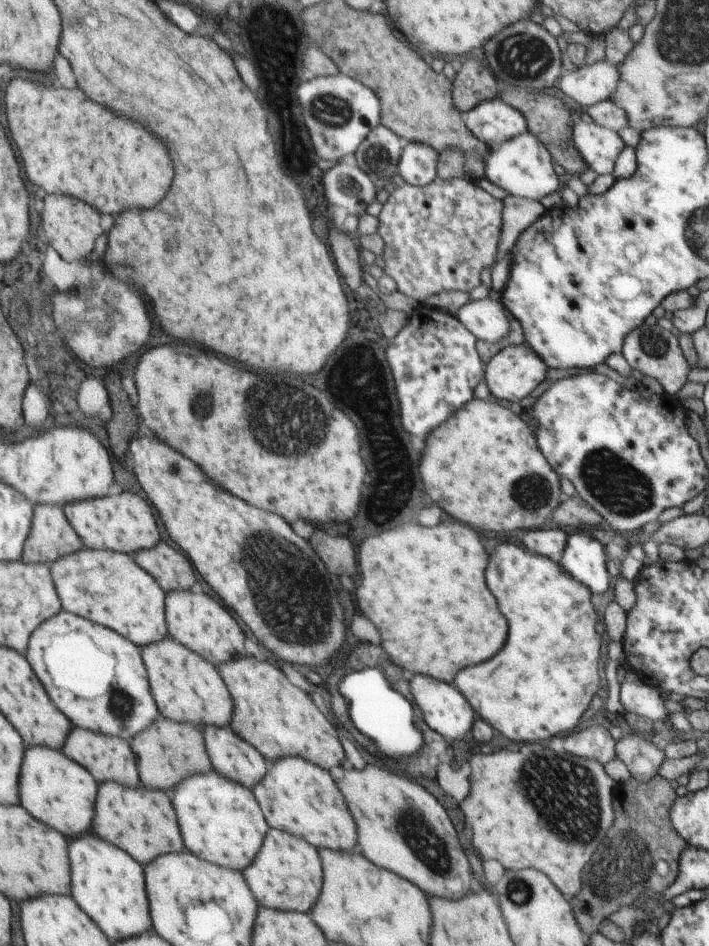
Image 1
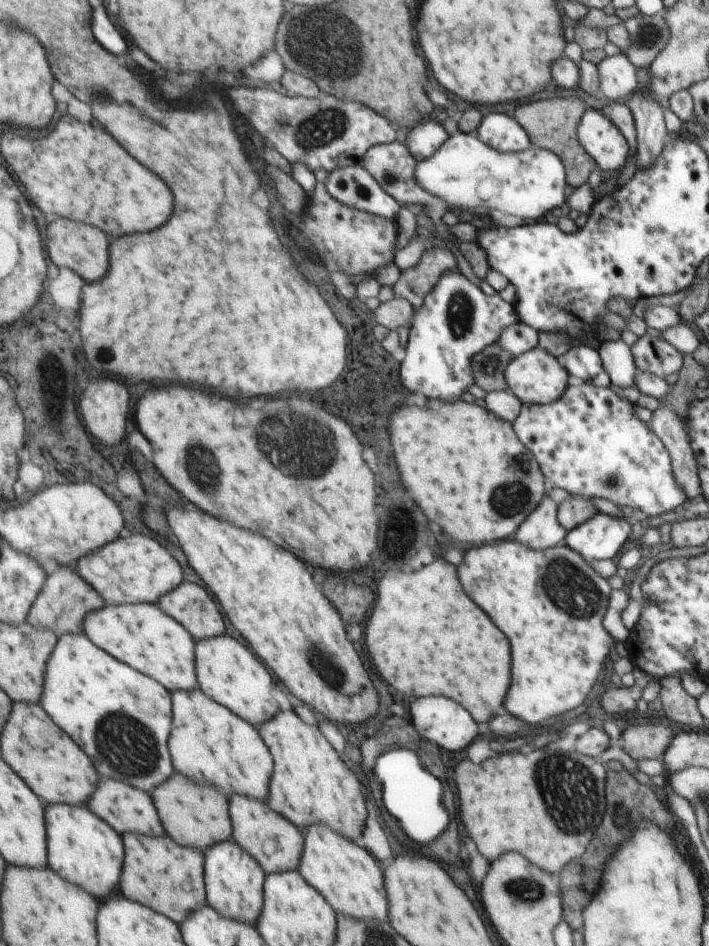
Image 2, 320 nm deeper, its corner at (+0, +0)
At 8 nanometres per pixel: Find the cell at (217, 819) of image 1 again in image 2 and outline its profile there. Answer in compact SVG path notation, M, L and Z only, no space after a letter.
M233 838L206 849L204 857L207 904L227 919L257 928L257 922L264 906L265 872L234 842Z

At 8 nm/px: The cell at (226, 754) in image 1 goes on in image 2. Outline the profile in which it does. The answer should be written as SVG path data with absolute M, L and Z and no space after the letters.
M234 795L228 800L228 804L234 842L259 864L265 876L297 870L303 855L304 834L296 825L290 824L283 816L274 812L266 801Z

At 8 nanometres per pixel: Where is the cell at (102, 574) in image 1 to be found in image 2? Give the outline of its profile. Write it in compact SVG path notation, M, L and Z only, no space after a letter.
M157 604L108 605L87 615L85 635L116 660L131 665L152 680L159 681L168 692L190 692L199 688L195 671L193 636Z

